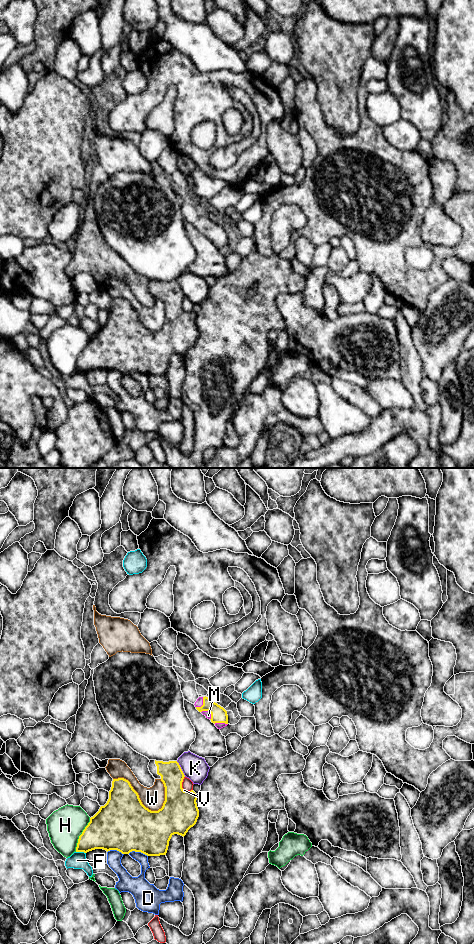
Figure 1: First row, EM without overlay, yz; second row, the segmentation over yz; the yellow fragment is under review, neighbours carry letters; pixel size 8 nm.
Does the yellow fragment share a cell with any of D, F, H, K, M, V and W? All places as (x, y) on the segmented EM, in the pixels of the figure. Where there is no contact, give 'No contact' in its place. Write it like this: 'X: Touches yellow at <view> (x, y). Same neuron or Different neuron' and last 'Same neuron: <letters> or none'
D: Touches yellow at yz (138, 851). Different neuron
F: Touches yellow at yz (81, 851). Different neuron
H: Touches yellow at yz (80, 835). Different neuron
K: Touches yellow at yz (181, 769). Different neuron
M: Touches yellow at yz (203, 704). Same neuron
V: Touches yellow at yz (181, 786). Different neuron
W: Touches yellow at yz (138, 795). Different neuron
Same neuron: M

